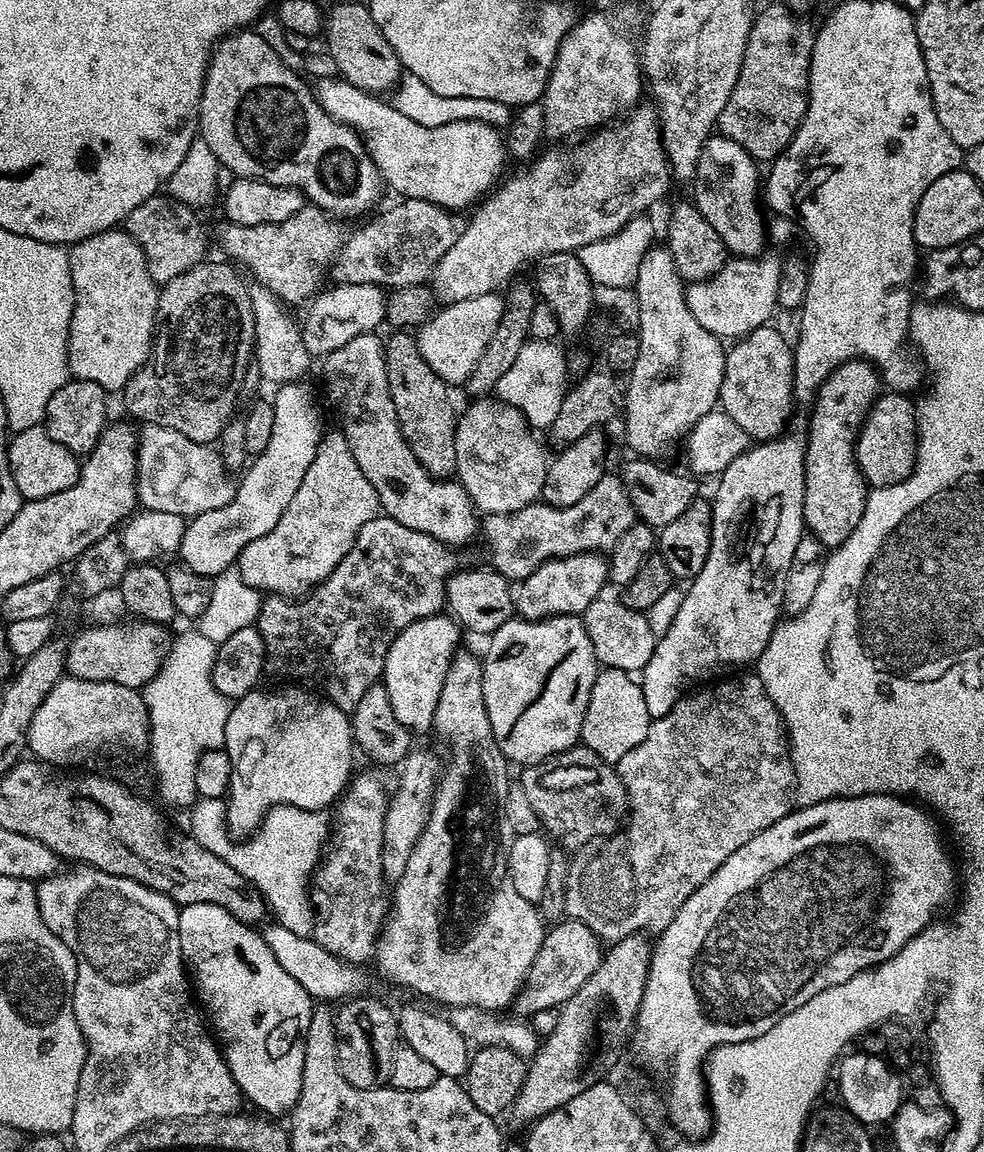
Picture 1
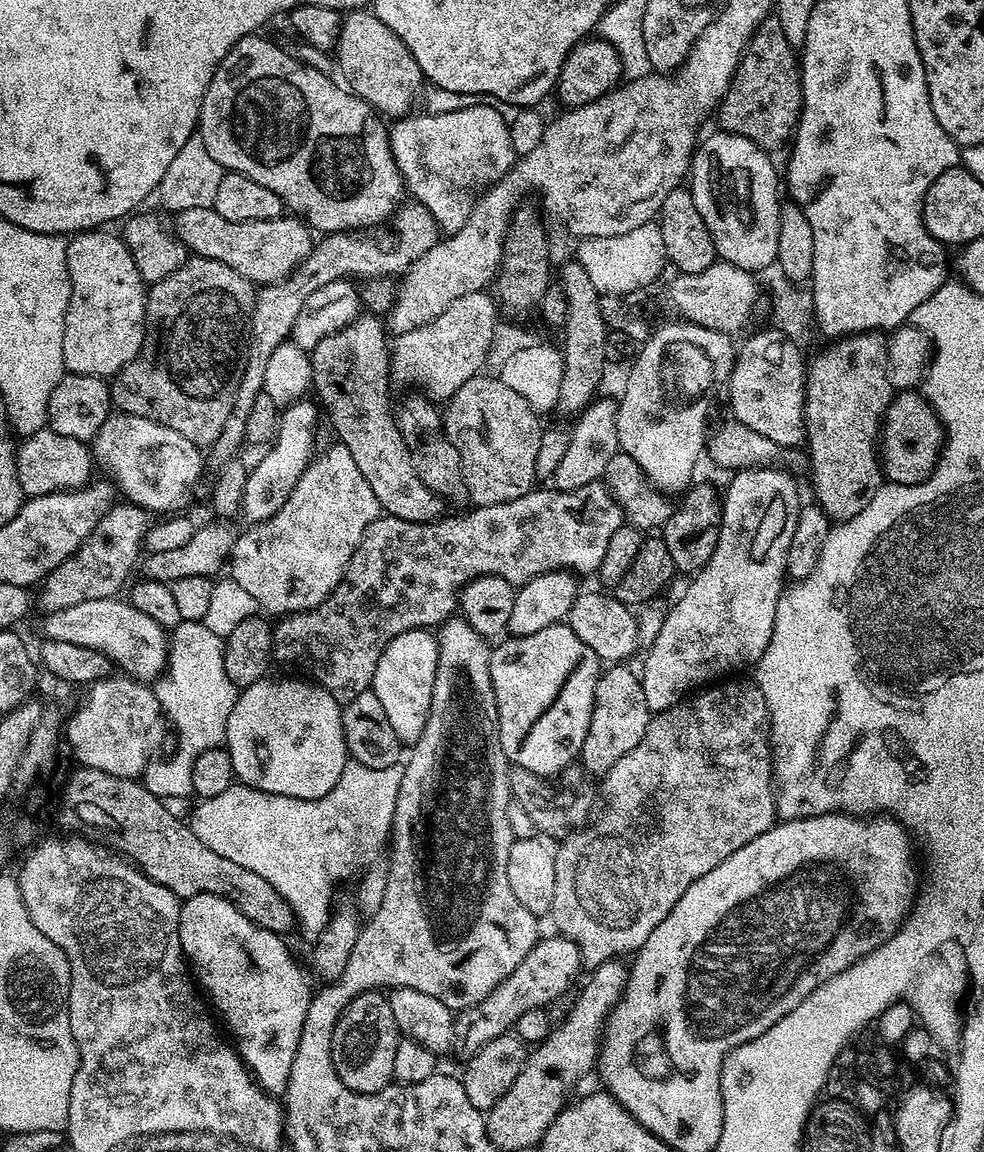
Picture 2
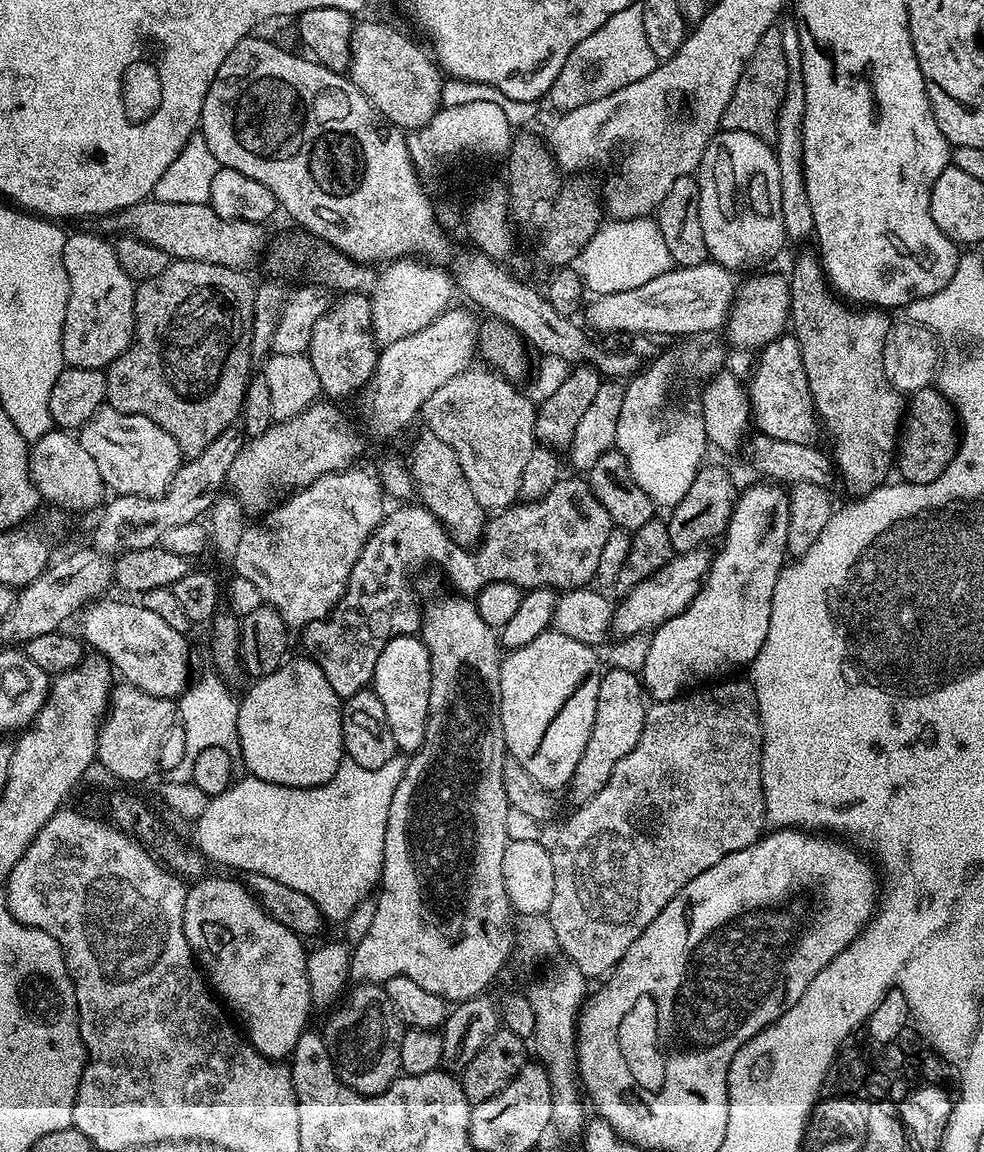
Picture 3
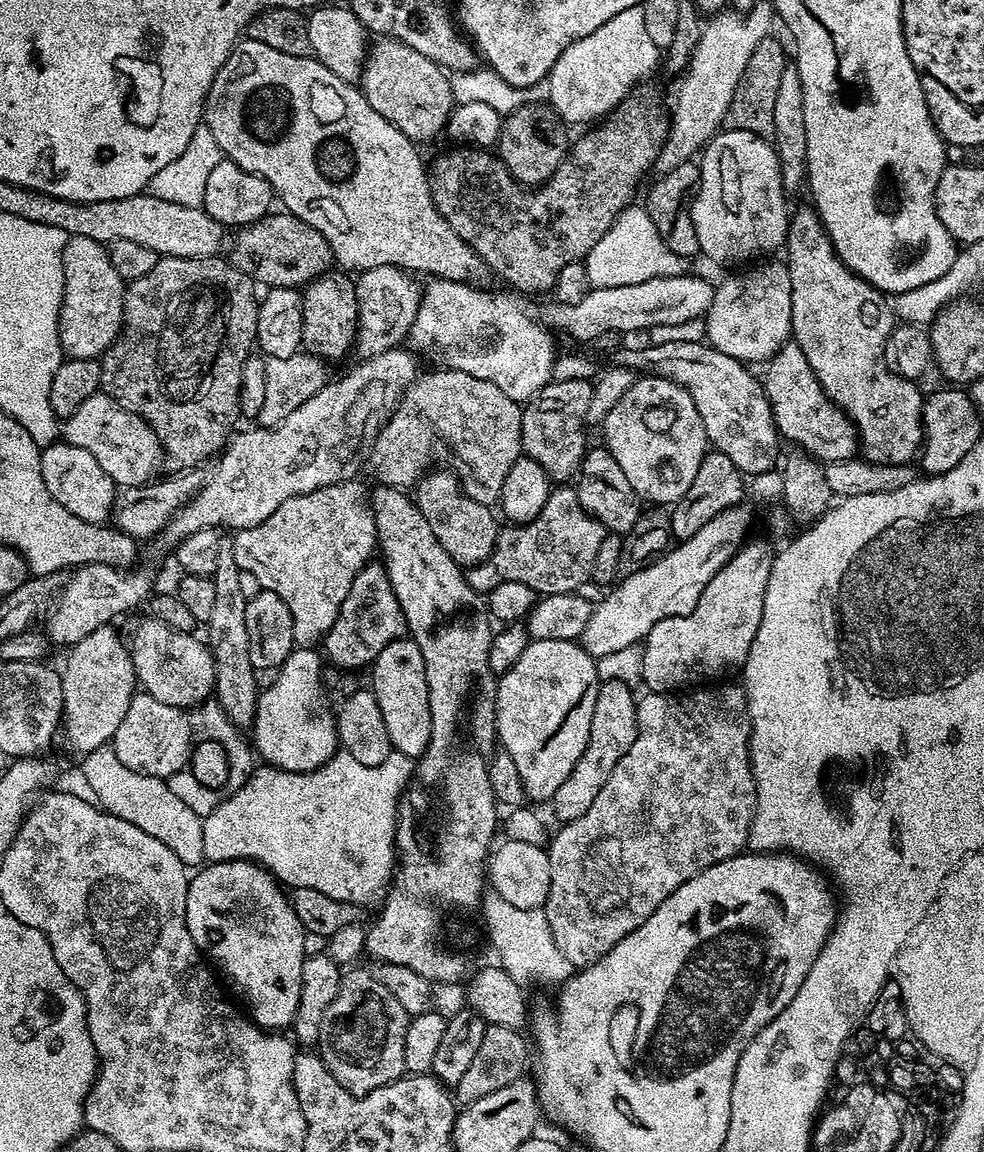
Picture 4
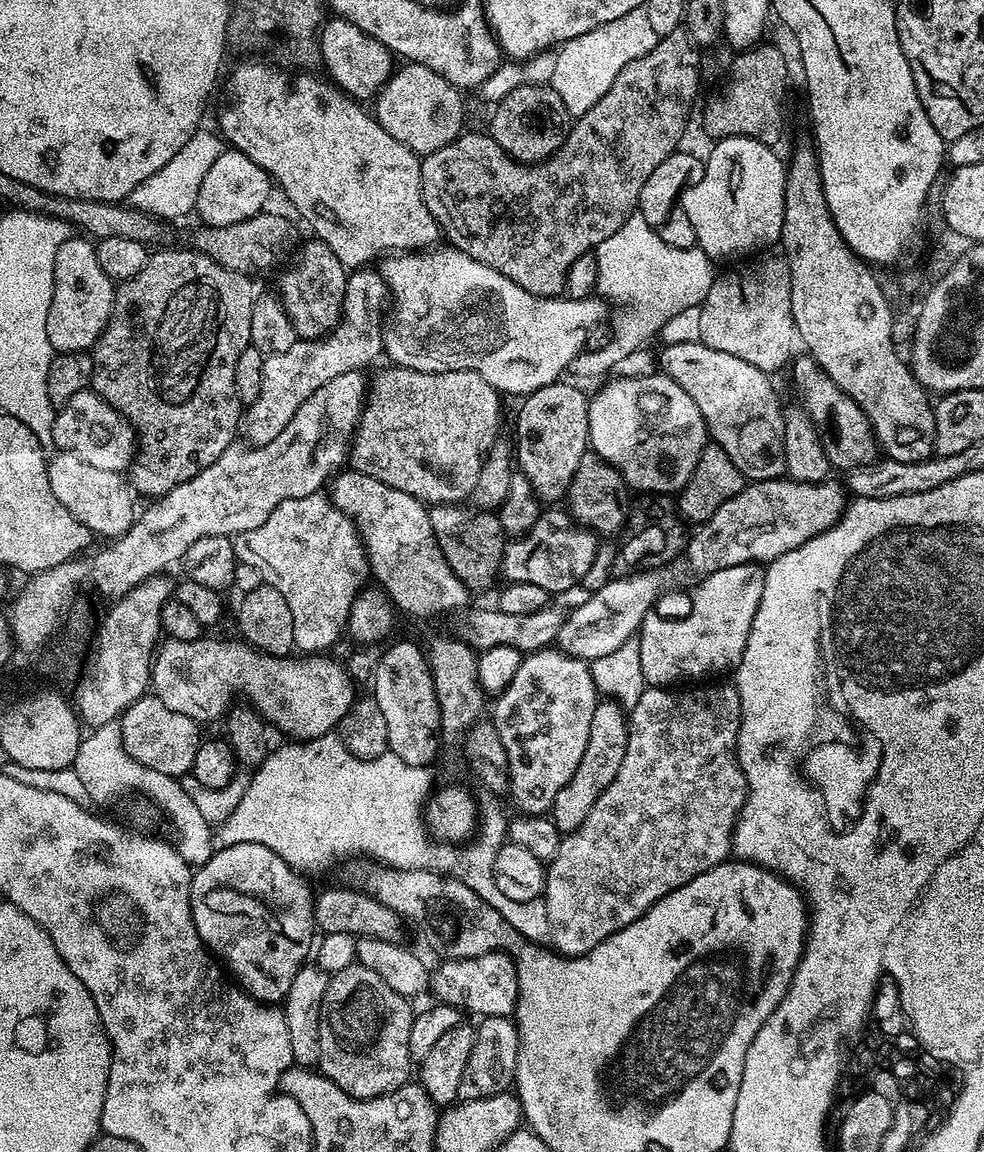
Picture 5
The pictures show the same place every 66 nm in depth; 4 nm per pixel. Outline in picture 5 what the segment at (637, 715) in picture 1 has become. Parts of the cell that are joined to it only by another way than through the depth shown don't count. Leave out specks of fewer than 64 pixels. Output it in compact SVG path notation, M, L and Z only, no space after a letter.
M611 698L597 699L594 706L594 718L590 718L590 738L586 738L586 750L582 753L582 762L578 762L578 770L570 777L570 782L558 790L558 798L554 798L550 815L556 829L562 834L571 834L579 830L582 822L586 822L586 814L594 810L594 802L618 778L618 766L622 766L622 758L626 758L626 742L628 741L628 716Z

